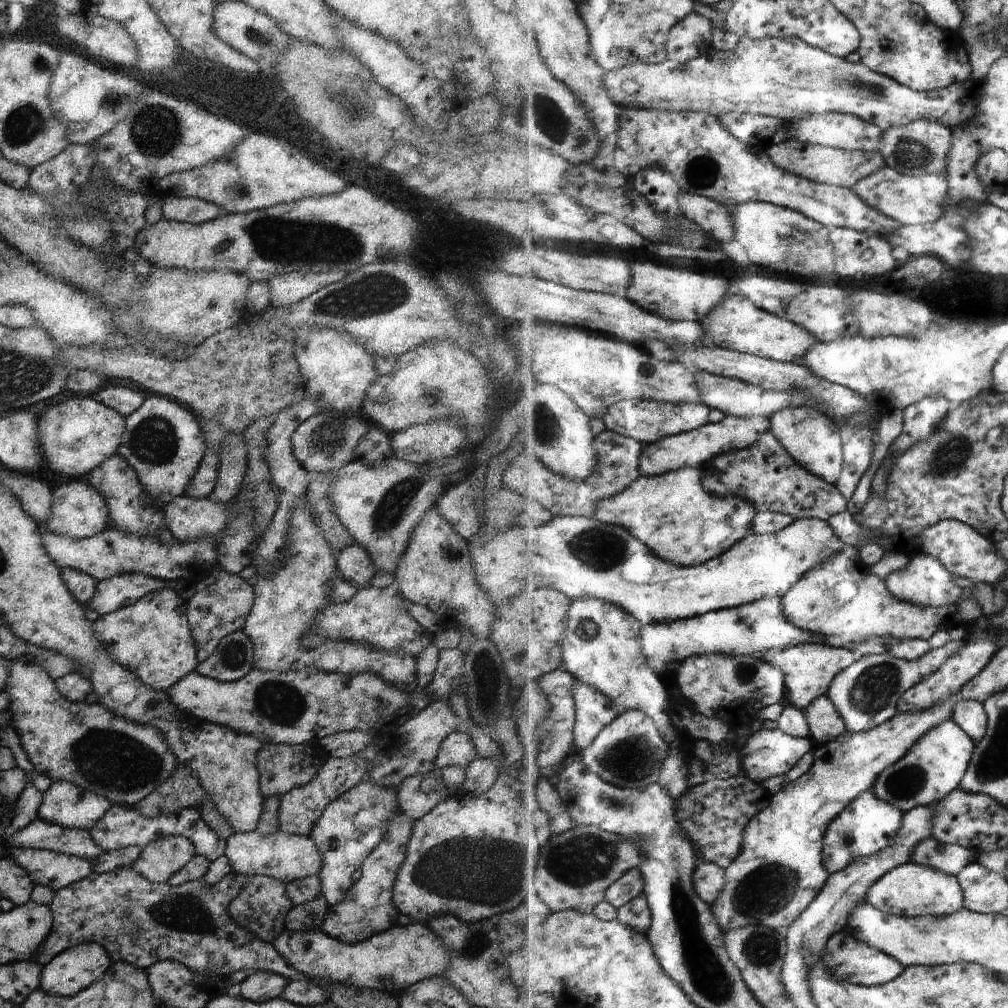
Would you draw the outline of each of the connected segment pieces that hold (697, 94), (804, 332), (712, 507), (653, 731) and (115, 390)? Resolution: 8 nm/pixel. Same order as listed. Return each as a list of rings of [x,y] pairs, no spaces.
[[[742,38],[736,52],[714,52],[702,55],[689,63],[668,59],[661,63],[652,61],[637,62],[618,72],[609,71],[610,80],[606,80],[606,88],[614,92],[614,100],[626,104],[626,108],[666,108],[680,112],[708,113],[721,117],[731,112],[755,115],[768,114],[780,116],[784,120],[805,119],[810,114],[826,114],[826,112],[846,112],[864,118],[877,124],[884,131],[894,127],[904,127],[914,121],[927,120],[945,124],[950,128],[970,124],[979,113],[979,102],[974,94],[984,92],[986,80],[974,80],[956,83],[937,91],[916,92],[912,87],[903,85],[900,81],[870,70],[863,61],[859,63],[849,58],[836,56],[826,52],[826,49],[815,47],[800,38]]]
[[[728,295],[722,304],[698,322],[705,331],[702,342],[780,362],[796,363],[797,358],[808,356],[818,342],[817,337],[809,329],[768,312],[744,296]]]
[[[682,468],[678,472],[669,472],[666,476],[642,476],[634,482],[634,488],[628,488],[616,498],[598,500],[595,508],[596,520],[630,528],[630,532],[634,532],[634,536],[638,536],[642,542],[650,544],[650,548],[659,557],[687,567],[708,563],[709,560],[721,557],[736,543],[741,543],[754,531],[759,513],[758,506],[744,497],[716,498],[708,494],[702,484],[702,474],[696,468]]]
[[[626,710],[580,754],[592,772],[598,773],[606,782],[625,789],[643,789],[661,780],[670,753],[669,740],[651,716],[641,710]]]
[[[108,386],[104,390],[100,390],[94,394],[97,401],[105,404],[107,407],[113,408],[123,417],[136,414],[138,408],[144,402],[144,394],[126,386]]]

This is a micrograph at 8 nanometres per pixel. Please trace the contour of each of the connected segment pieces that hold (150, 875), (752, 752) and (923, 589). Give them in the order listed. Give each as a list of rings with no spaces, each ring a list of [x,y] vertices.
[[[160,837],[141,849],[131,867],[151,883],[166,883],[194,855],[194,845],[186,837]]]
[[[760,728],[749,738],[747,744],[748,746],[742,750],[743,770],[748,777],[759,783],[772,778],[772,776],[788,775],[800,764],[800,760],[804,756],[814,752],[816,746],[813,739],[795,737],[780,728],[774,730]]]
[[[923,552],[920,556],[913,558],[908,568],[892,574],[887,580],[887,585],[893,595],[900,600],[927,607],[942,608],[948,604],[959,605],[965,594],[965,589],[956,584],[952,575],[954,576],[941,560]]]

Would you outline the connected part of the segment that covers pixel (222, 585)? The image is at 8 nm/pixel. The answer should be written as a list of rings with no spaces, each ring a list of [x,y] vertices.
[[[216,570],[214,574],[196,584],[196,594],[188,600],[186,614],[196,641],[197,659],[200,663],[215,651],[223,636],[242,630],[254,597],[252,581],[245,581],[240,576],[228,574],[224,570]]]

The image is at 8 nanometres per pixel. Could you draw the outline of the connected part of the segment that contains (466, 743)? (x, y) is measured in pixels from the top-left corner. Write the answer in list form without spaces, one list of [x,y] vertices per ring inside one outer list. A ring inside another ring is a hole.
[[[456,730],[440,743],[434,766],[438,772],[443,766],[467,766],[475,758],[477,750],[471,737]]]

